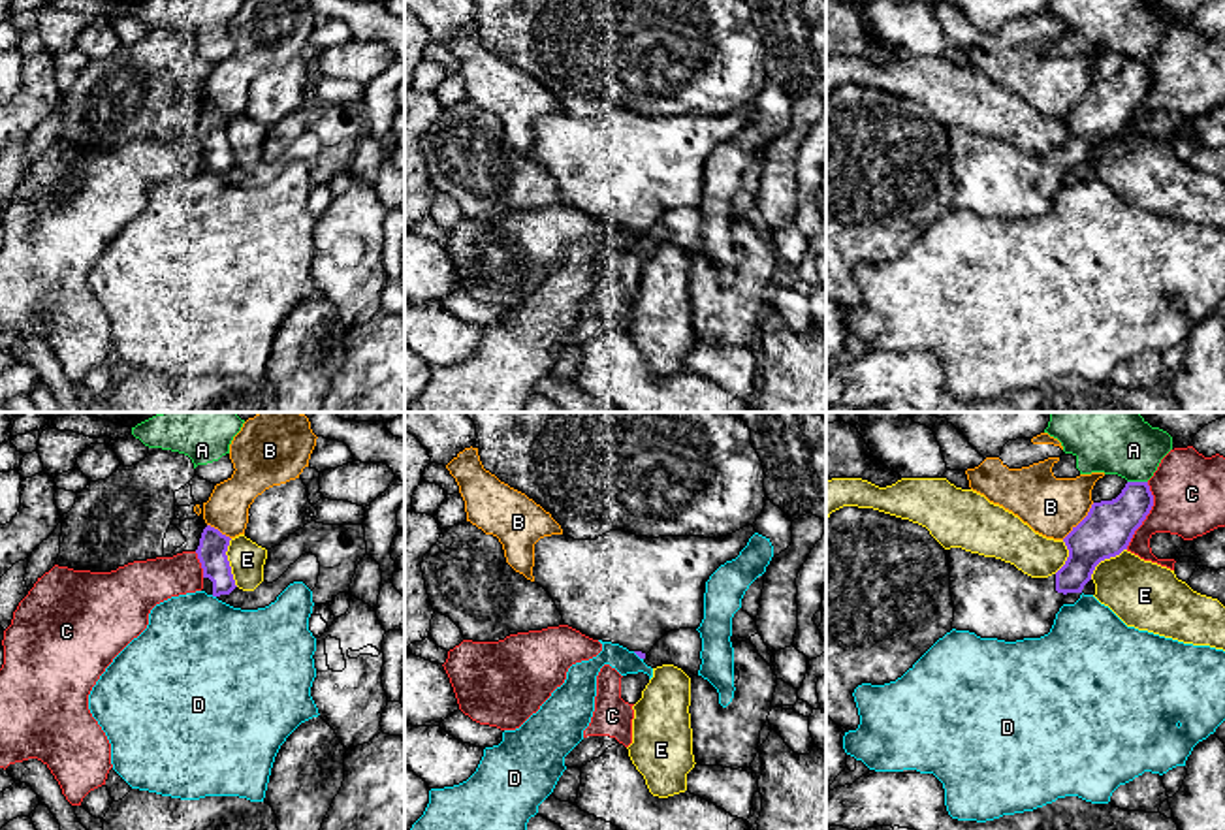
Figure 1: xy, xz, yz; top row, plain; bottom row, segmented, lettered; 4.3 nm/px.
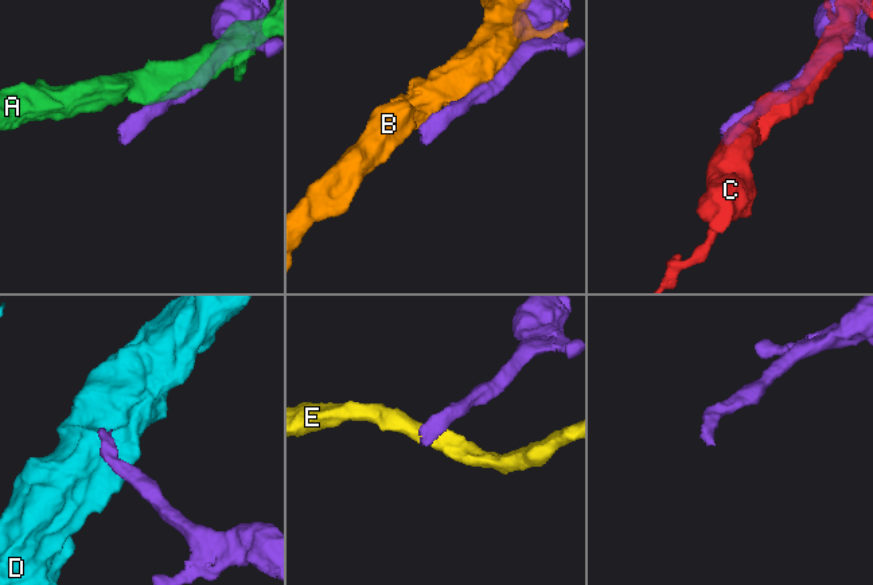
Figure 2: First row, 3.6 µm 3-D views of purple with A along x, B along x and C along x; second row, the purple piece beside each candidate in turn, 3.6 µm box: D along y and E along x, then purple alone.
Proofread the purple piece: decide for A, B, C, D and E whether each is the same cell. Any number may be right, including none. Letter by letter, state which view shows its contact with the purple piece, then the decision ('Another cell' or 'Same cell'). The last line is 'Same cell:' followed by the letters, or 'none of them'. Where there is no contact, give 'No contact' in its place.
A: Touches purple in yz. Another cell
B: Touches purple in yz. Another cell
C: Touches purple in yz. Another cell
D: Touches purple in xz. Another cell
E: Touches purple in xy. Another cell
Same cell: none of them

